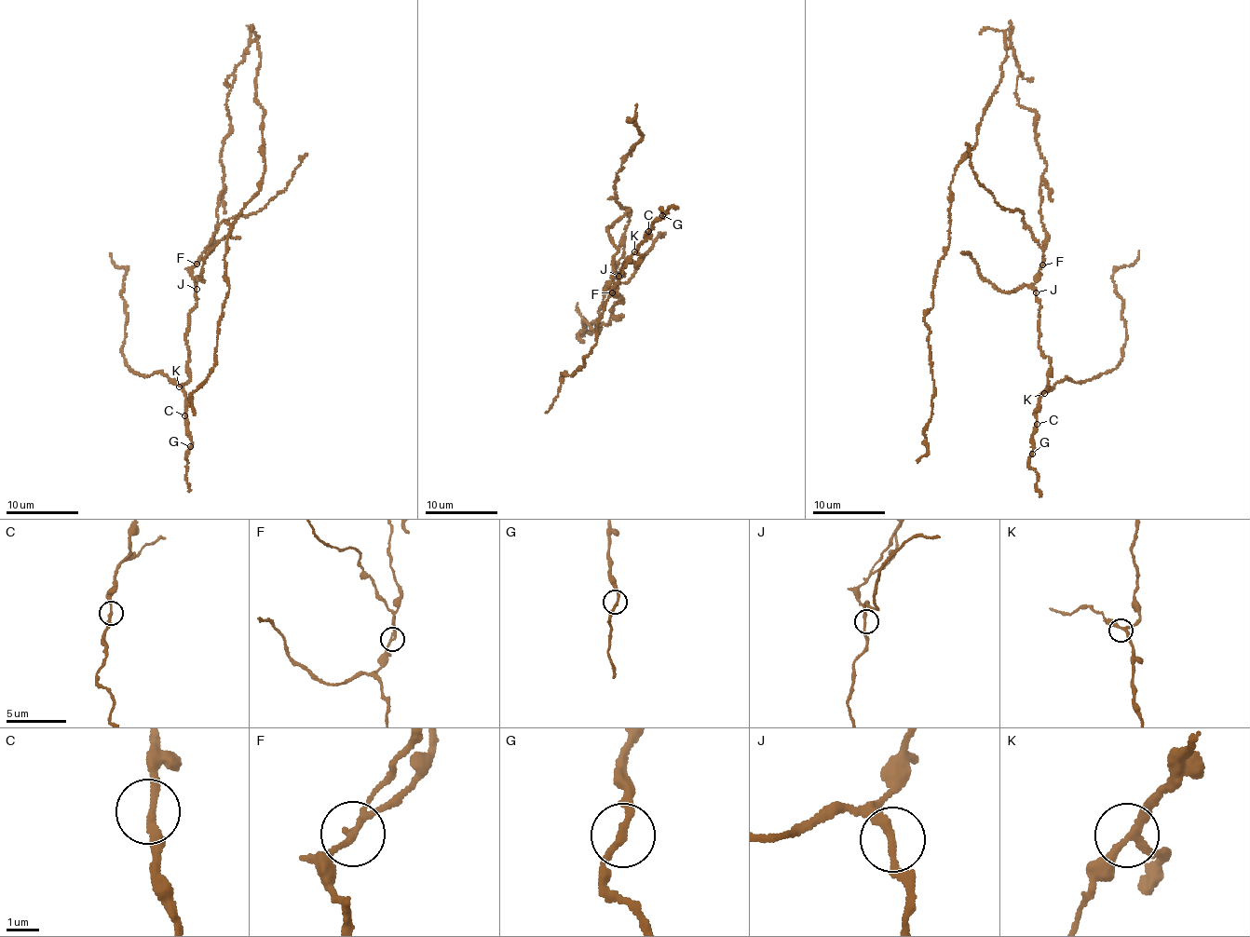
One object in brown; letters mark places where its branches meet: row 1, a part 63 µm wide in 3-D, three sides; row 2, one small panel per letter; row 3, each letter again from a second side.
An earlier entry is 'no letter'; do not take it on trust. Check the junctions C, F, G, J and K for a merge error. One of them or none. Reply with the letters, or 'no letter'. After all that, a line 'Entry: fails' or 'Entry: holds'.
F
Entry: fails

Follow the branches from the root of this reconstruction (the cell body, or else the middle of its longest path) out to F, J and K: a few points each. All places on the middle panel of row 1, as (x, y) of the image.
F: (590, 326), (596, 332), (599, 323), (611, 322), (613, 305), (622, 297), (612, 291)
J: (590, 326), (596, 332), (599, 323), (611, 322), (613, 305), (622, 297), (608, 285), (612, 278), (618, 276)
K: (590, 326), (611, 322), (622, 297), (608, 285), (626, 274), (626, 261), (640, 262), (634, 251)

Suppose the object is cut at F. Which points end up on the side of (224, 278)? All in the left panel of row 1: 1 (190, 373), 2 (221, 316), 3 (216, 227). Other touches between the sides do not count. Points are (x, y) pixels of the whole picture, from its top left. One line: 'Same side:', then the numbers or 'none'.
Same side: 2, 3

